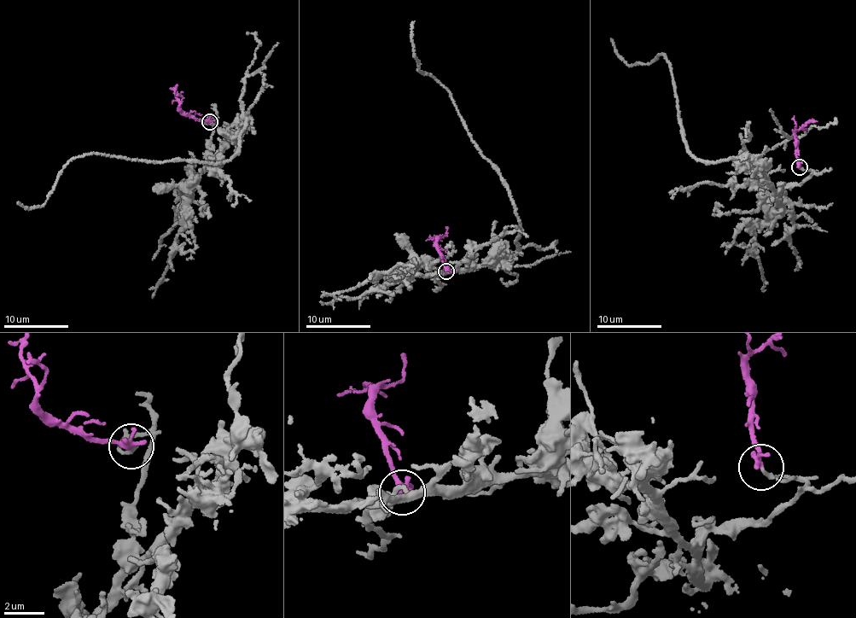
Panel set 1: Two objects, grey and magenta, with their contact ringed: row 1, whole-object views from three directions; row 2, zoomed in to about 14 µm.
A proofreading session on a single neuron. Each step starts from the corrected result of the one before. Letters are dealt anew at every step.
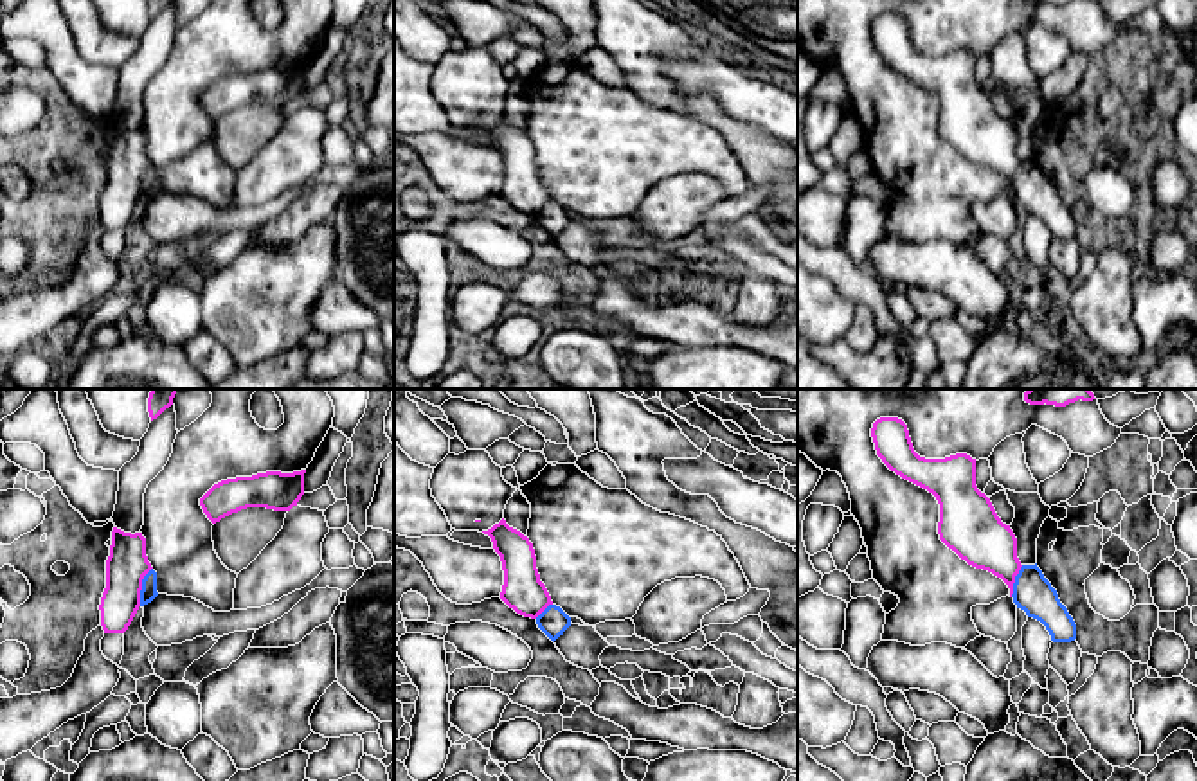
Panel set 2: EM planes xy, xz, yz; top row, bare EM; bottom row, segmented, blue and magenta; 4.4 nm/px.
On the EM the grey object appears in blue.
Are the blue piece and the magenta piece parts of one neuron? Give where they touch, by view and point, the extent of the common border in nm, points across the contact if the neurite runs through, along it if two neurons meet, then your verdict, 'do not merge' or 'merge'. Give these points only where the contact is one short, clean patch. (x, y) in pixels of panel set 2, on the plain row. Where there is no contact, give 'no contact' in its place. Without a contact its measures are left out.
xy (143, 184) | 190 nm | along xy (152, 164), (143, 177), (139, 202) | do not merge

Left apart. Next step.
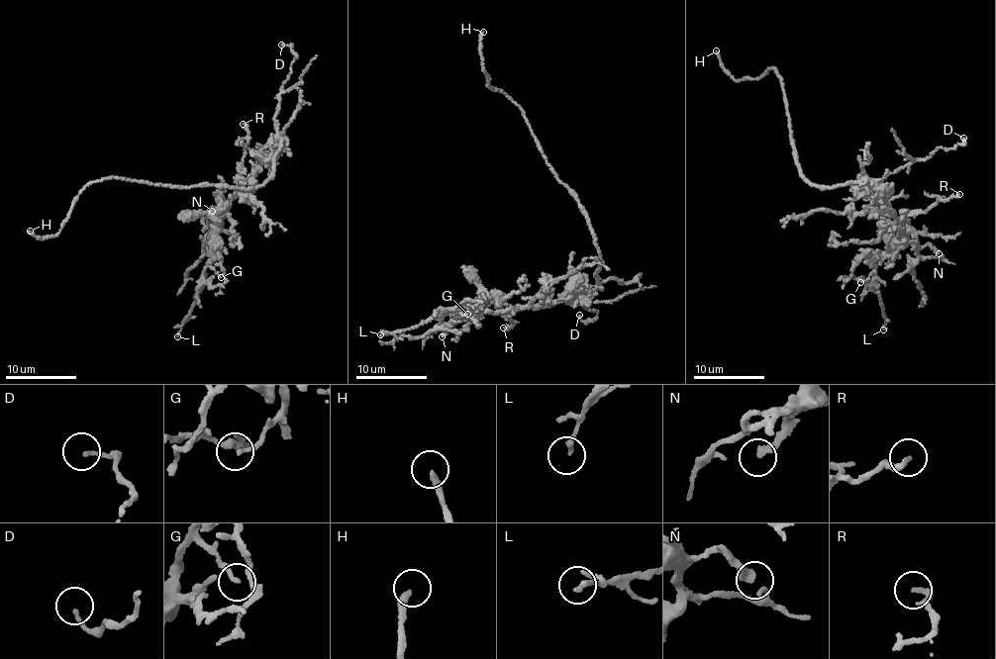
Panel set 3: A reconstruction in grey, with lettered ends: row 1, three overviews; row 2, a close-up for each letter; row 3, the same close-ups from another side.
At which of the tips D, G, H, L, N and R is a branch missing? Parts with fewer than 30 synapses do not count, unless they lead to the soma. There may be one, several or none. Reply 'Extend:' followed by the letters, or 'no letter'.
Extend: H

